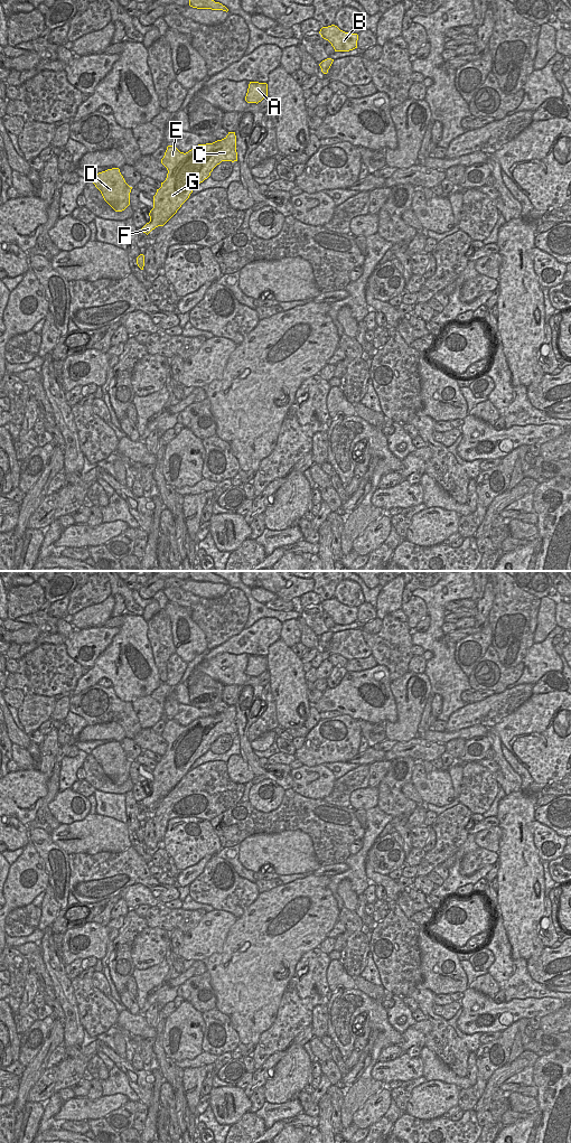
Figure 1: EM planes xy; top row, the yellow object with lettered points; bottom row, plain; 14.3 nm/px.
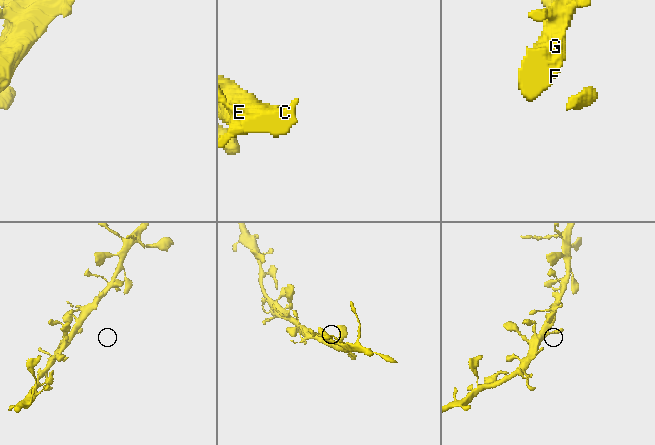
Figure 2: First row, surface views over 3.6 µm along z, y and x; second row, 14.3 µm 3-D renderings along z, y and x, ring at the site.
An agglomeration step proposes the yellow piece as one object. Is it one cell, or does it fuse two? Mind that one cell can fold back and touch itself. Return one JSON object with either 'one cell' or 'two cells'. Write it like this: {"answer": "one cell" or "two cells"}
{"answer": "one cell"}

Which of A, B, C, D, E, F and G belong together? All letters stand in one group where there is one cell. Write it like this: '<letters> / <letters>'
A B C D E F G

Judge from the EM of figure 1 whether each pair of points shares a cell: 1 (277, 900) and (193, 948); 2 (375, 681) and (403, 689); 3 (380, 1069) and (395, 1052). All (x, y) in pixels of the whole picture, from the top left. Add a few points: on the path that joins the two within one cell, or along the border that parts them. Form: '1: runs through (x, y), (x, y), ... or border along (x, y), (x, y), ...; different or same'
1: border along (237, 918), (230, 928), (221, 951); different
2: border along (389, 683), (395, 710); different
3: border along (404, 1052), (393, 1059), (378, 1061); different

